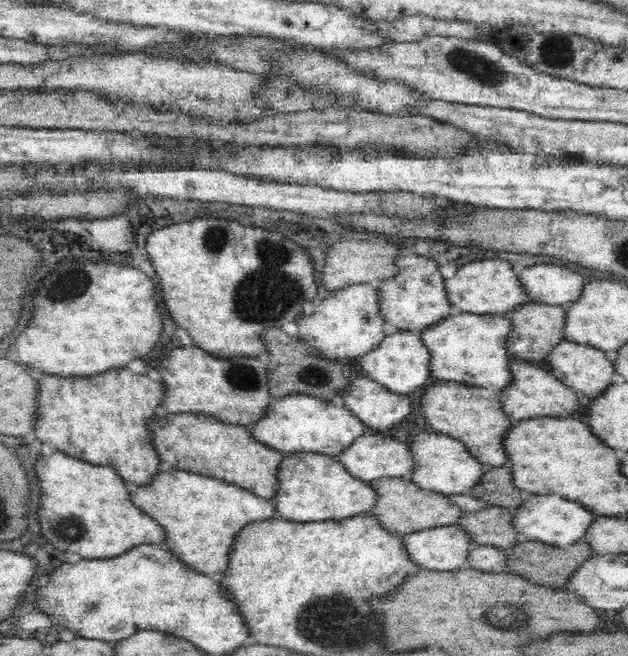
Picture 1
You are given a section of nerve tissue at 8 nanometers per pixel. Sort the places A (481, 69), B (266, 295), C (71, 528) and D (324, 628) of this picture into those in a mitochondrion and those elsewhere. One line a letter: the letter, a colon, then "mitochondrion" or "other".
A: mitochondrion
B: mitochondrion
C: mitochondrion
D: mitochondrion

